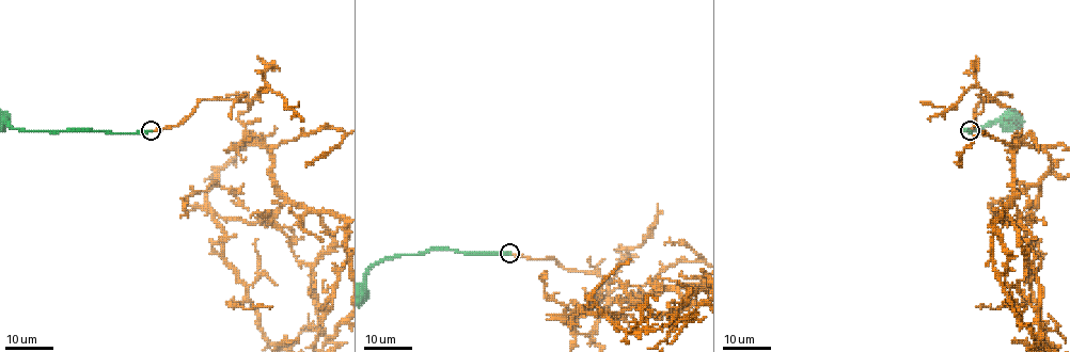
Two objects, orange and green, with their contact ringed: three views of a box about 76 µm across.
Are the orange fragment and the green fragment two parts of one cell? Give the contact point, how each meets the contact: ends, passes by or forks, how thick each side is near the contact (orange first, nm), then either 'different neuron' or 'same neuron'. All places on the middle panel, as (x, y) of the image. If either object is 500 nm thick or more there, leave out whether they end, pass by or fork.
at (509, 253); orange ends there; green ends there; 280 nm thick on the orange side, 320 nm on the other; different neuron

